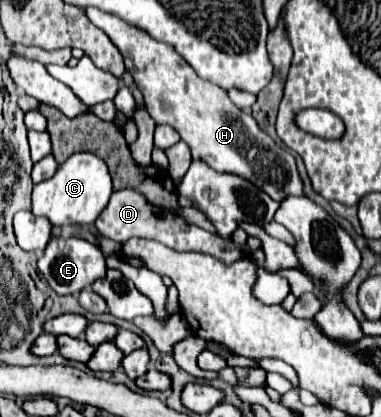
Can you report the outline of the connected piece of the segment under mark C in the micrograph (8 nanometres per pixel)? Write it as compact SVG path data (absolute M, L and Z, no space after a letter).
M74 153L62 165L58 165L54 177L34 185L32 213L46 217L52 225L90 225L108 205L112 195L112 183L106 163L94 153Z

